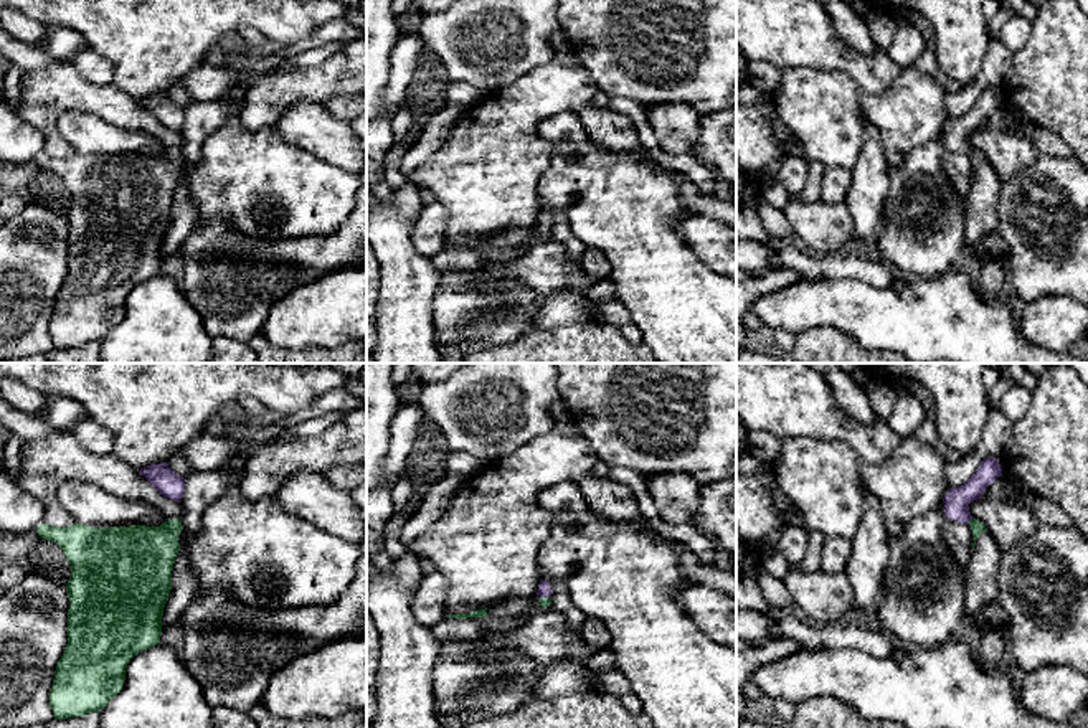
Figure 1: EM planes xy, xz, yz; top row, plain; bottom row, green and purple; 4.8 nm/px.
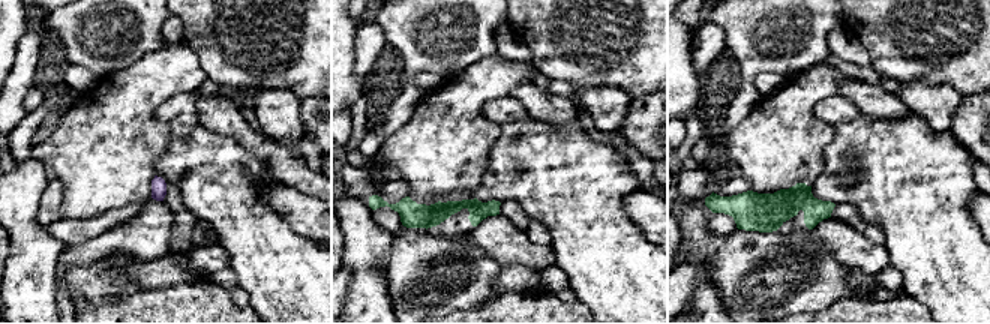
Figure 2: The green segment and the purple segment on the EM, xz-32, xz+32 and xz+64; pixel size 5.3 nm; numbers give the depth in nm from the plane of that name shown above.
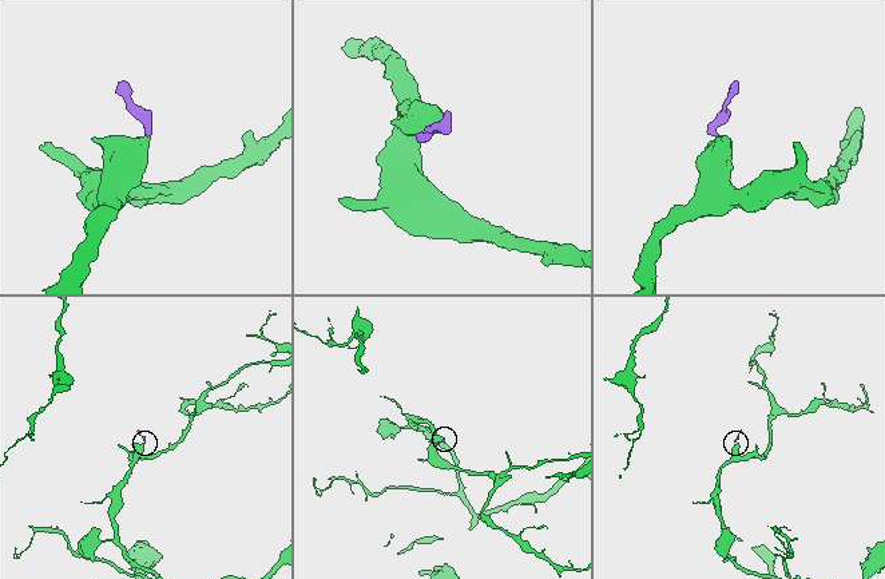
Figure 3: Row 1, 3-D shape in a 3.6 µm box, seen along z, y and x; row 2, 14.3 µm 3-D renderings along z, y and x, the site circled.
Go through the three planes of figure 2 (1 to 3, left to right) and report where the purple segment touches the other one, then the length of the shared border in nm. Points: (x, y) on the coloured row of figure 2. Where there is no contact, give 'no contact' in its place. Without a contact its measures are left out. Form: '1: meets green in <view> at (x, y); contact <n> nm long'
1: no contact
2: no contact
3: no contact

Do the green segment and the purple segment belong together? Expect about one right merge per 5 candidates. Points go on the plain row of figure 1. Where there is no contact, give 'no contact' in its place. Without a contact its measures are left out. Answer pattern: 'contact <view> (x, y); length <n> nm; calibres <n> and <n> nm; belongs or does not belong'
contact yz (971, 151); length 40 nm; calibres 70 and 130 nm; belongs

